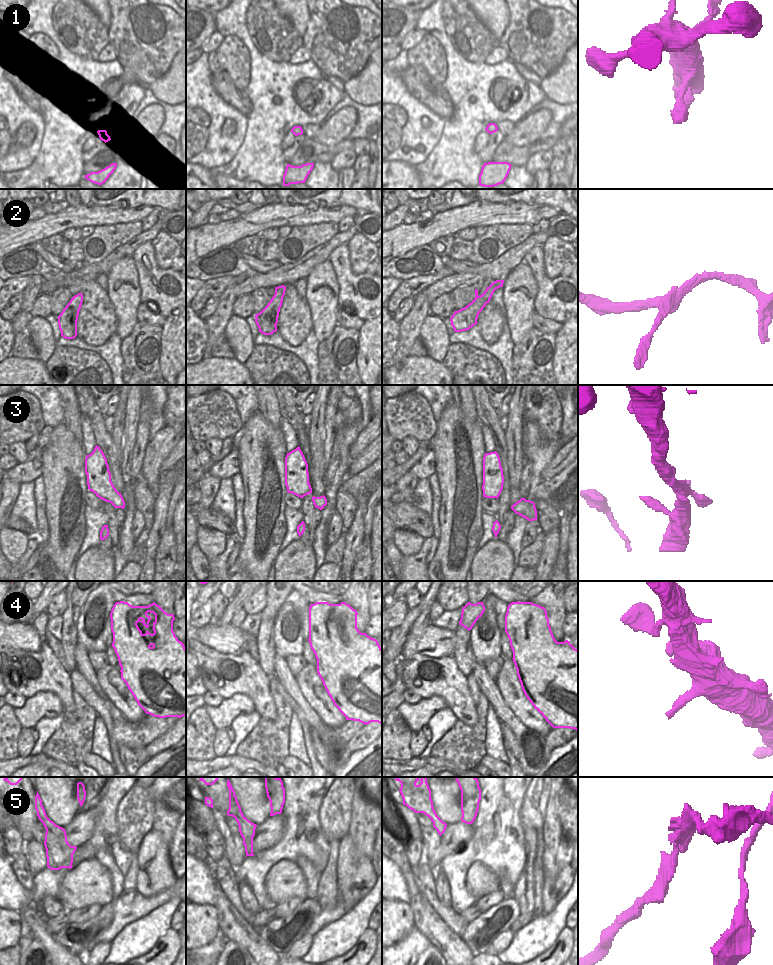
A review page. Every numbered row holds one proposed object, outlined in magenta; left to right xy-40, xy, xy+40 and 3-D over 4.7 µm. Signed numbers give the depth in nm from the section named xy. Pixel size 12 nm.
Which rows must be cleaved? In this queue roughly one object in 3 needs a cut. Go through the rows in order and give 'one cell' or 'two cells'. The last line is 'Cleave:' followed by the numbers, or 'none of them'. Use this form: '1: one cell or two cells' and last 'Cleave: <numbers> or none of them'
1: one cell
2: two cells
3: one cell
4: one cell
5: two cells
Cleave: 2, 5

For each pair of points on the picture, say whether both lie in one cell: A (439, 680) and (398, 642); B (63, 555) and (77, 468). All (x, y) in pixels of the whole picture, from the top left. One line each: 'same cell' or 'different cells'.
A: different cells
B: same cell

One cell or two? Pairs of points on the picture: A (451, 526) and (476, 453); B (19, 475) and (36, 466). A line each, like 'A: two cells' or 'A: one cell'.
A: one cell
B: one cell

